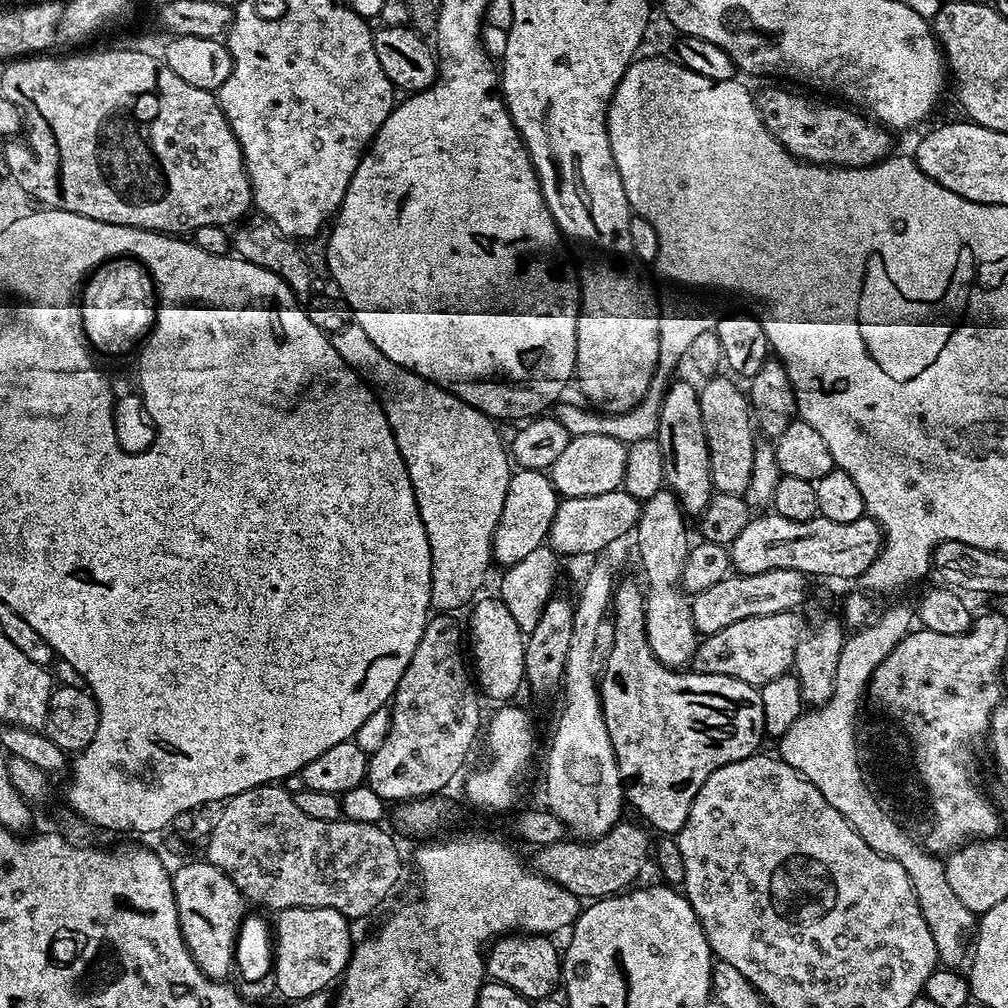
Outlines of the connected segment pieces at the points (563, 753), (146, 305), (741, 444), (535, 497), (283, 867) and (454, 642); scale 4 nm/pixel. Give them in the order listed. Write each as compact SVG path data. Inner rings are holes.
M604 549L572 555L564 562L566 572L574 582L577 597L574 600L574 627L570 634L562 685L565 706L556 722L548 752L546 804L567 829L582 840L596 839L608 833L621 821L622 806L626 804L623 780L601 710L598 668L594 666L600 628L611 607L612 593L622 566L620 559L609 554Z
M120 254L108 256L108 260L98 262L97 268L104 268L104 264L112 264L112 268L116 268L116 272L96 272L96 276L82 276L83 280L88 280L88 284L84 284L84 298L82 298L82 310L84 310L84 319L80 325L85 326L90 334L90 338L94 342L98 342L98 354L107 354L107 352L126 352L125 345L134 344L134 338L140 336L152 336L152 332L148 330L148 324L154 322L158 318L155 310L160 308L160 304L156 300L152 300L150 296L150 284L148 284L148 266L144 264L146 260L136 260L136 254ZM130 307L136 311L136 316L140 321L132 320L128 324L125 332L119 332L116 328L99 328L99 316L112 316L116 312L116 308L120 312L124 312Z
M717 374L710 382L706 382L706 386L699 388L702 426L706 430L706 446L710 450L713 489L716 492L743 496L744 491L750 486L750 470L754 466L754 446L758 442L758 436L754 431L754 417L750 411L745 389L741 385L739 388L735 384L735 382L737 383L735 379L732 379L732 381L727 380L727 378L732 379L727 375Z
M513 471L510 486L506 490L506 502L502 506L502 518L494 530L492 558L497 565L509 566L529 556L538 547L546 544L548 531L554 522L558 493L547 471Z
M276 782L230 796L221 808L224 809L213 822L208 836L206 859L238 886L249 905L261 904L272 908L273 913L287 908L329 908L356 922L370 915L400 880L400 848L379 823L367 824L347 818L322 822L319 818L306 818L306 814L298 810L295 795Z
M436 614L429 619L426 630L422 630L422 638L418 638L418 646L398 682L396 693L392 695L389 733L386 734L382 746L369 755L366 777L366 787L374 790L374 794L378 794L382 801L407 802L443 793L443 788L459 774L460 767L467 762L472 743L475 740L477 743L481 735L482 696L474 683L474 676L466 659L465 641L460 641L460 628L452 620L455 619L448 614Z

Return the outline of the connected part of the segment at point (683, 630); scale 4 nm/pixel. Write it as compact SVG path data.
M661 490L654 494L654 498L643 501L634 529L636 552L640 555L640 568L644 571L642 580L646 585L646 638L650 642L654 658L658 658L660 664L673 670L691 665L698 643L692 606L680 582L690 547L687 522L689 523L686 513L680 507L680 499L670 490Z

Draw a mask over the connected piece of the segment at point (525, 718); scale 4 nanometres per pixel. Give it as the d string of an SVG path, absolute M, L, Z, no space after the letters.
M500 706L493 714L492 721L487 721L486 731L482 736L482 744L488 747L488 765L480 768L477 772L472 772L468 776L468 781L464 784L464 792L468 795L468 800L476 808L485 808L488 812L504 812L507 808L512 808L516 796L520 792L519 784L523 782L524 775L528 772L528 767L532 764L532 755L536 752L536 732L532 729L532 716L524 708L510 708L512 706Z

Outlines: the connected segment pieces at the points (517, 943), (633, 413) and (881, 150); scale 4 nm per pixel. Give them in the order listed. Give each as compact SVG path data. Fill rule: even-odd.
M509 934L501 936L487 949L486 972L489 977L522 994L533 1002L546 1000L557 991L562 980L562 952L555 939L544 934Z
M676 292L668 301L663 301L662 315L660 316L660 363L656 374L653 376L646 394L630 410L609 414L591 407L580 404L564 404L560 402L555 405L554 415L562 426L566 426L568 433L574 436L582 434L606 434L606 438L618 438L618 442L630 445L634 442L653 439L658 430L658 418L662 414L662 402L668 393L670 377L675 373L682 354L686 354L686 346L698 338L698 334L713 331L716 327L717 317L703 312L698 305L692 304L692 296L688 292Z
M768 88L756 96L756 108L770 134L774 134L784 149L799 160L834 168L865 168L885 159L892 144L888 137L891 136L889 129L851 107L836 104L811 100L808 96L787 92L784 88Z

